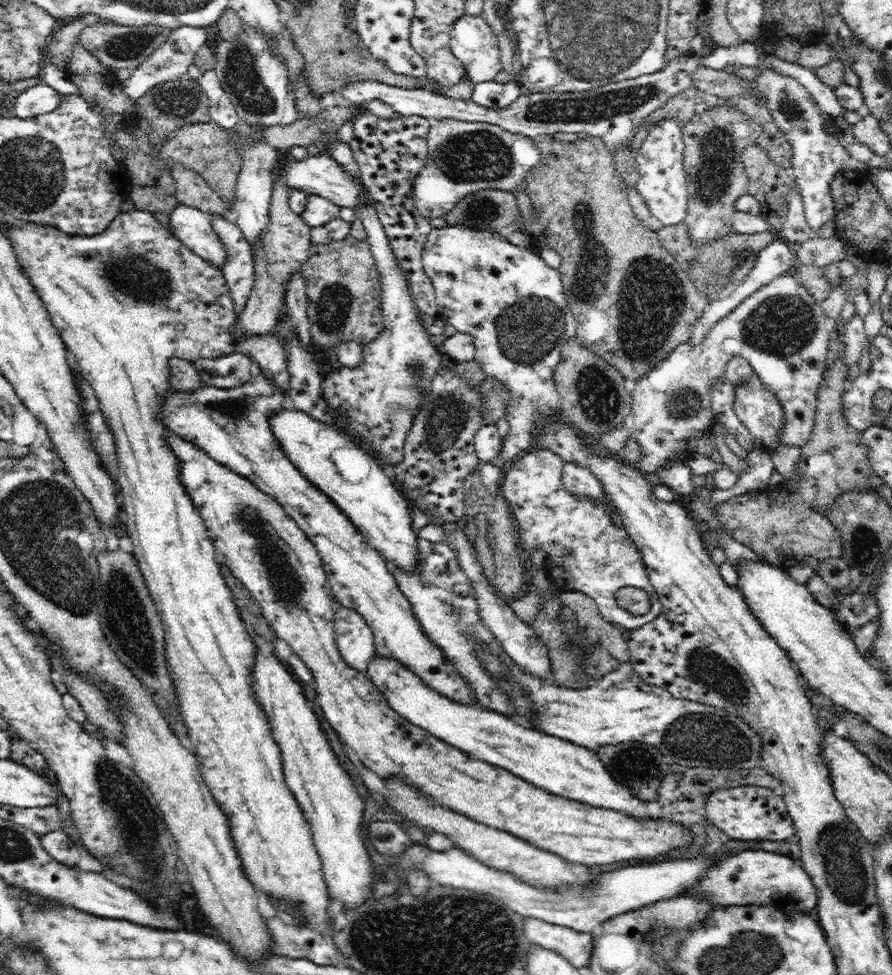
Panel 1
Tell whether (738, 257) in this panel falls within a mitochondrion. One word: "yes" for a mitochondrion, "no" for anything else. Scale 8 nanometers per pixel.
yes

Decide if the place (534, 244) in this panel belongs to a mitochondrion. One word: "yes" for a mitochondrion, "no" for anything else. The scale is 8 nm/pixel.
no

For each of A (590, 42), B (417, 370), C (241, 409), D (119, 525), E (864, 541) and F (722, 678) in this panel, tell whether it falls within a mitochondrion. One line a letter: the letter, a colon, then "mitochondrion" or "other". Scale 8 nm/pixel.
A: mitochondrion
B: mitochondrion
C: mitochondrion
D: other
E: mitochondrion
F: mitochondrion

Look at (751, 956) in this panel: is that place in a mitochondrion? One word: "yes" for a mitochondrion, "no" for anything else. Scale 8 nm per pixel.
yes

